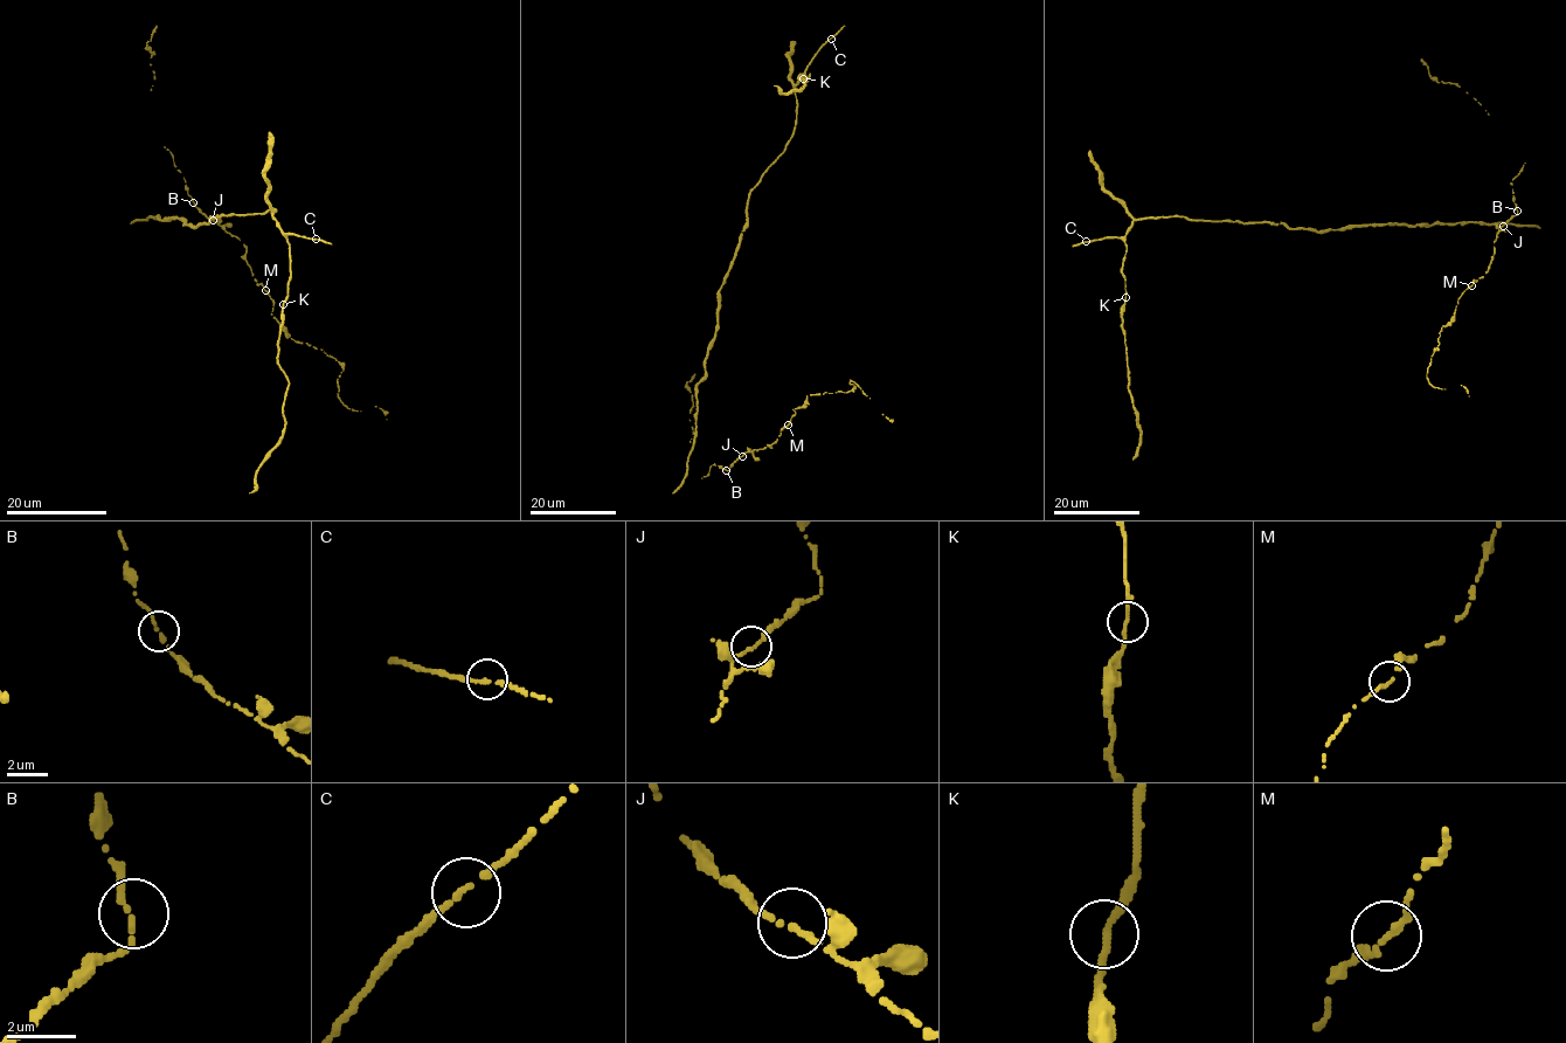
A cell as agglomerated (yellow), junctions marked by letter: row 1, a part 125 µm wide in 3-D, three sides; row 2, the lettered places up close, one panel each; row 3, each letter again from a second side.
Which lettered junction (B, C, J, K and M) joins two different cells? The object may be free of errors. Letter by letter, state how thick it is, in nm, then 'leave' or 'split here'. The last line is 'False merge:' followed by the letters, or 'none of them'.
B: calibre 180 nm; leave
C: calibre 190 nm; leave
J: calibre 180 nm; leave
K: calibre 200 nm; leave
M: calibre 190 nm; leave
False merge: none of them

